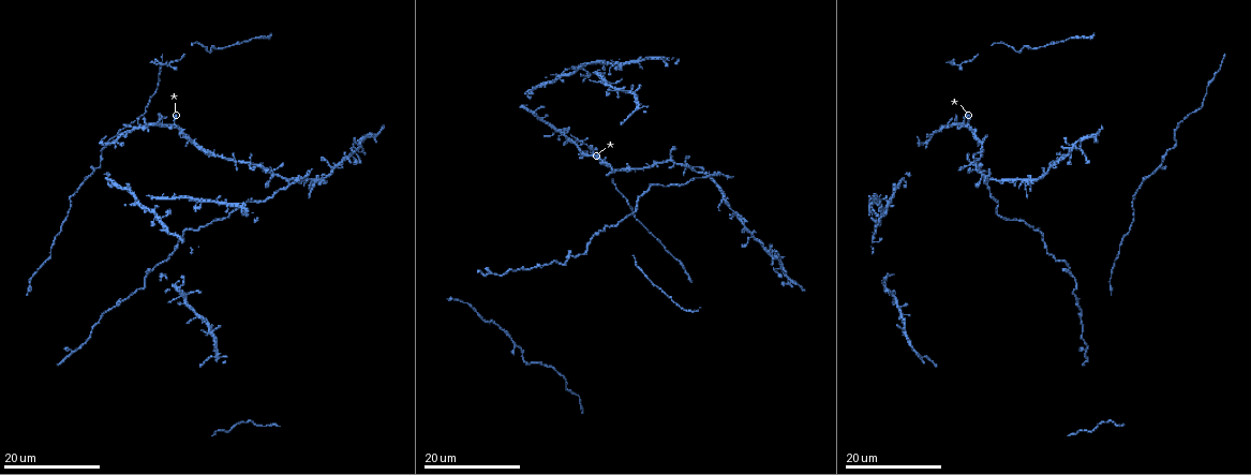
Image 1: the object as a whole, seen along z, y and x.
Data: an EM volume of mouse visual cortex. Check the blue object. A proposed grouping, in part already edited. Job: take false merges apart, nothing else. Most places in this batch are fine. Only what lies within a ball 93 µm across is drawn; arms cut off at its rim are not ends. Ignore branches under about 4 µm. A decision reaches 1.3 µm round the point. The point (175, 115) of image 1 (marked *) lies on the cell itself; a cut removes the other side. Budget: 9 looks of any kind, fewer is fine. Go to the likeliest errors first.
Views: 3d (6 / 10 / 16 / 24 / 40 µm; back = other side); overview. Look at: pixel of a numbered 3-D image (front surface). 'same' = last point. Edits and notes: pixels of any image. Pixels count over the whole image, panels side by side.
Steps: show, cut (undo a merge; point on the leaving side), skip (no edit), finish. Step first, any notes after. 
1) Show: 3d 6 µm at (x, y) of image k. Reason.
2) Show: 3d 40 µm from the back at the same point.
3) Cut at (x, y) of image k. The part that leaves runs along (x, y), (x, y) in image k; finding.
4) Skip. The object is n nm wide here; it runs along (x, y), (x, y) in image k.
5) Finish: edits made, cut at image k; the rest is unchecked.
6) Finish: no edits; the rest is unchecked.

Show: 3d 16 µm at (754, 238) of image 1. Four-way junction.

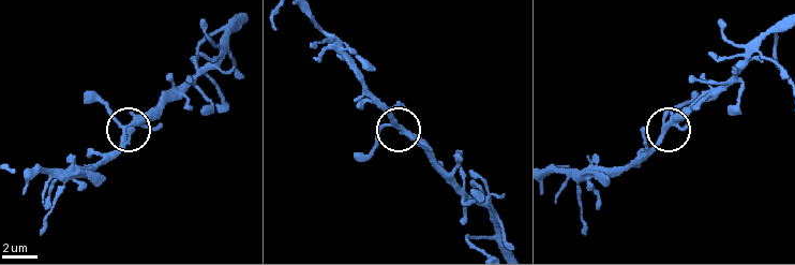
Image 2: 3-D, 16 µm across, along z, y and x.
Show: 3d 10 µm at (397, 125) of image 2. Zoom in.

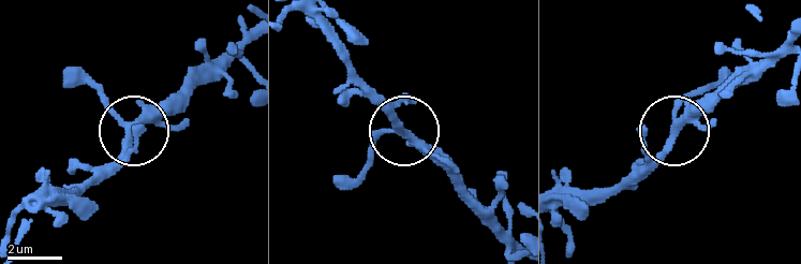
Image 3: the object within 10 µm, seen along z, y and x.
Show: 3d 10 µm from the back at (401, 131) of image 3. Other side.

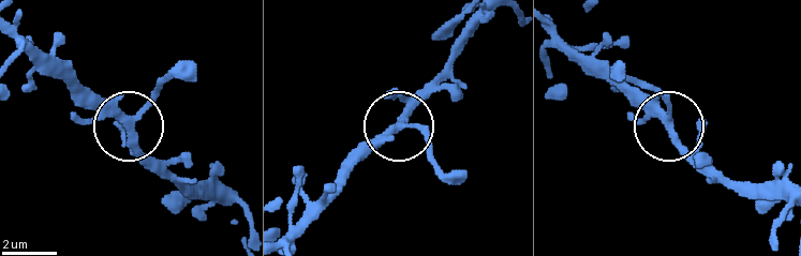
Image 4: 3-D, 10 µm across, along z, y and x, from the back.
Skip. The object is 250 nm wide here; all the same cell.

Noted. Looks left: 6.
Show: 3d 24 µm at (360, 139) of image 1. Arms part here.

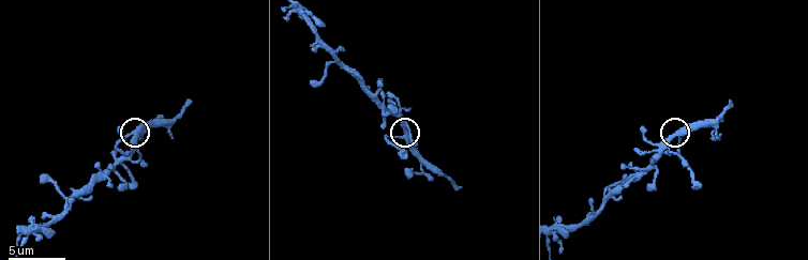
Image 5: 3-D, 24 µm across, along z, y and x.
Show: 3d 10 µm at (131, 132) of image 5.

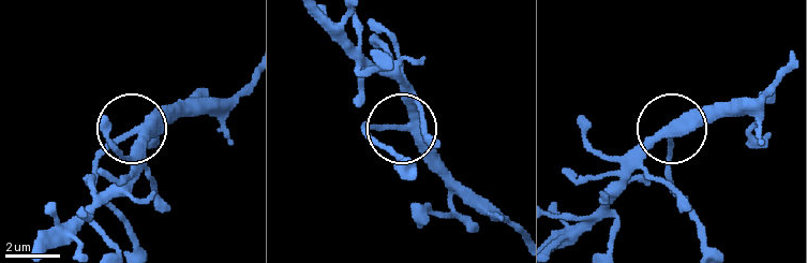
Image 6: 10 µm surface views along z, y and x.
Skip. The side arm is 7 µm long; 3 arms meet here; all the same cell.

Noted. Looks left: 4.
Show: 3d 24 µm at (175, 129) of image 1. Four-way junction.

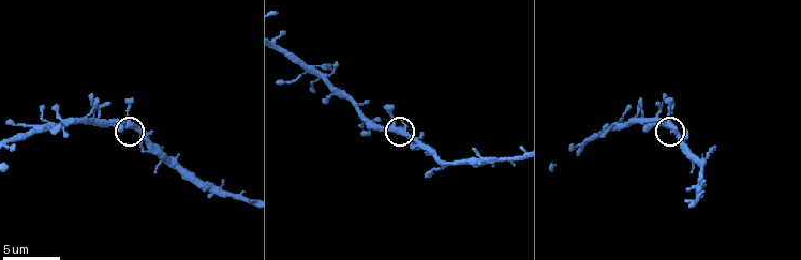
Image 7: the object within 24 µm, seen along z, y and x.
Show: 3d 10 µm at (669, 127) of image 7.

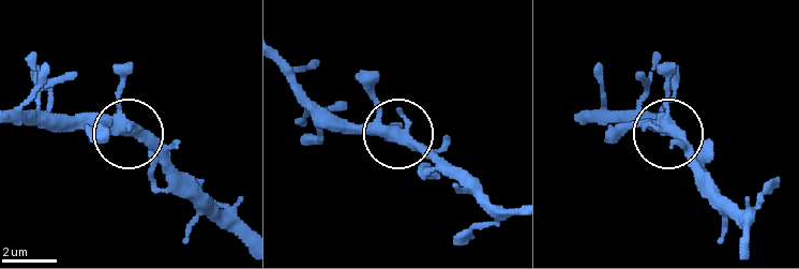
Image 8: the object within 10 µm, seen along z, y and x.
Skip. It runs along (126, 62), (119, 136), (46, 130) in image 8; continuous, no second cell.

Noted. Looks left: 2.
Show: 3d 16 µm at (672, 160) of image 1. Four-way junction.

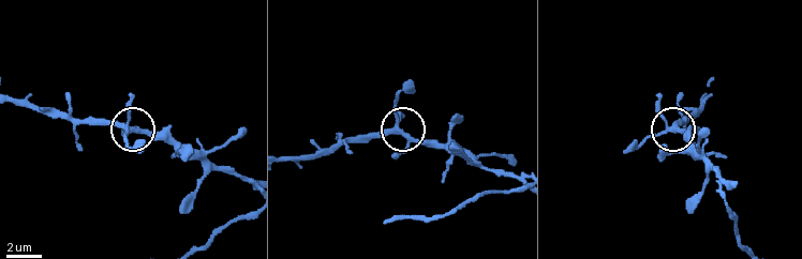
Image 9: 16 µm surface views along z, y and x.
Show: 3d 6 µm at (125, 131) of image 9. Closer look.

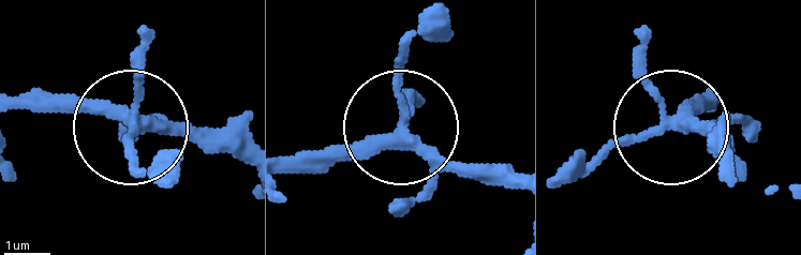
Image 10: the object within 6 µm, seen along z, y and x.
Skip. All the same cell.

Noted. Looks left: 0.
Finish: no edits; the rest is unchecked.

